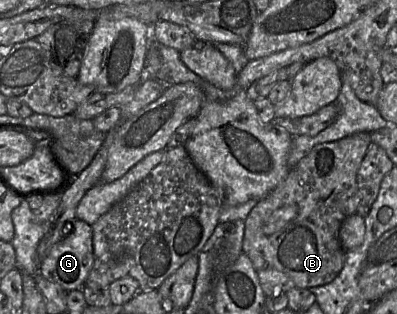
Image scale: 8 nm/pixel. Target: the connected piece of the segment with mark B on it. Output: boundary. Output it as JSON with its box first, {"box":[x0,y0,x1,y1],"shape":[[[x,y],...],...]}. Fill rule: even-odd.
{"box":[243,132,371,289],"shape":[[[359,132],[338,141],[316,145],[290,169],[283,182],[259,200],[245,220],[243,239],[243,252],[250,258],[257,272],[267,268],[278,270],[287,275],[294,282],[295,287],[300,289],[326,285],[339,275],[346,255],[339,241],[339,230],[348,216],[357,213],[360,203],[357,172],[371,144],[371,133]],[[285,205],[296,205],[297,217],[281,231],[266,236],[263,232],[265,222],[273,211]]]}

